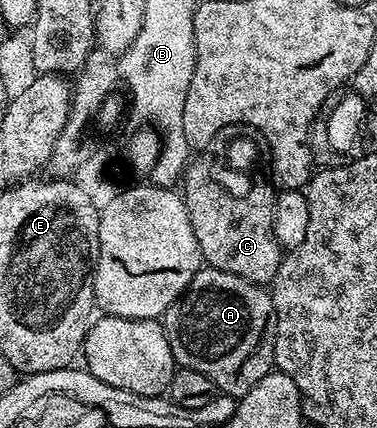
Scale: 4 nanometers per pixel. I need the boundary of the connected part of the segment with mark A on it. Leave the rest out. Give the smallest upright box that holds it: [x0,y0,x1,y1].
[160,266,274,397]

